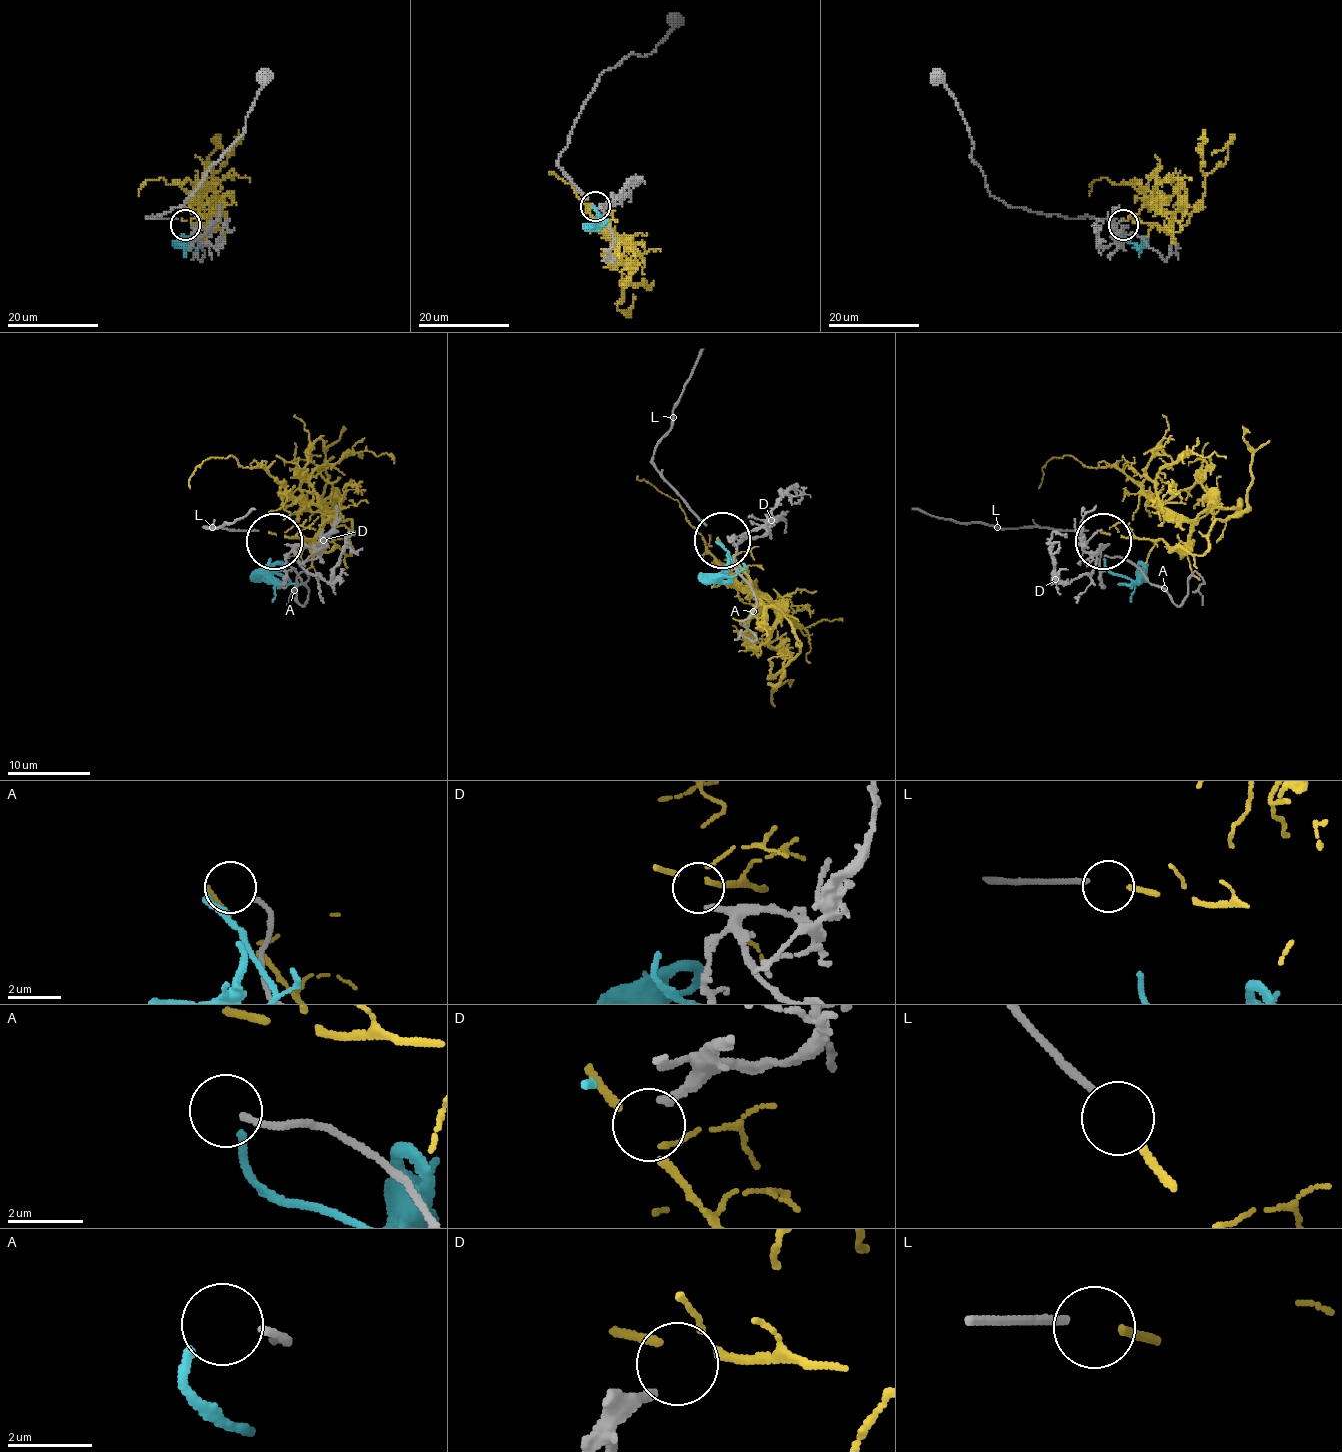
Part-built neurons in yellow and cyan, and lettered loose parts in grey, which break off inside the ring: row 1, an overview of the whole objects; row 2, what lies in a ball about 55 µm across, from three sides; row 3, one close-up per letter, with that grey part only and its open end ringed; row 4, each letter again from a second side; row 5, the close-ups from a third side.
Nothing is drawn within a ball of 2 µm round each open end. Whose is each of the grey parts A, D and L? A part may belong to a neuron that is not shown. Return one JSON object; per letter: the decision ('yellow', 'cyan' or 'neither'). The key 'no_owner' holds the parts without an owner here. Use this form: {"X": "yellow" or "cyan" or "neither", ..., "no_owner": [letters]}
{"A": "cyan", "D": "neither", "L": "yellow", "no_owner": ["D"]}

